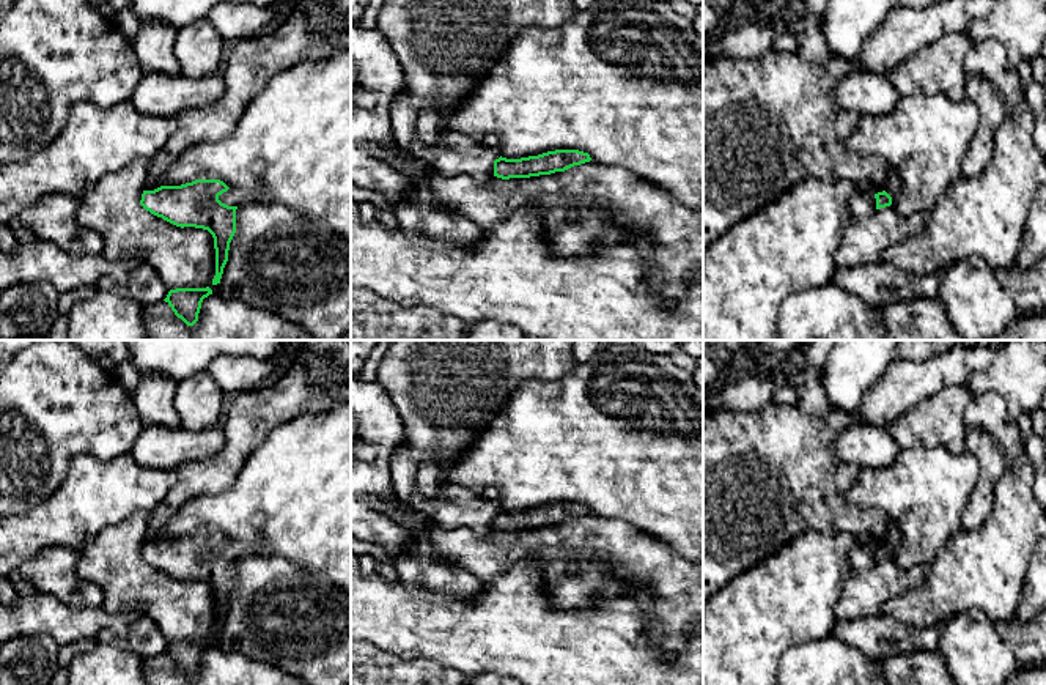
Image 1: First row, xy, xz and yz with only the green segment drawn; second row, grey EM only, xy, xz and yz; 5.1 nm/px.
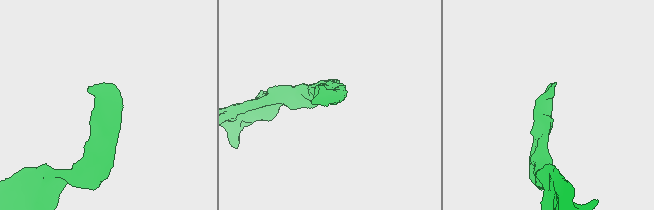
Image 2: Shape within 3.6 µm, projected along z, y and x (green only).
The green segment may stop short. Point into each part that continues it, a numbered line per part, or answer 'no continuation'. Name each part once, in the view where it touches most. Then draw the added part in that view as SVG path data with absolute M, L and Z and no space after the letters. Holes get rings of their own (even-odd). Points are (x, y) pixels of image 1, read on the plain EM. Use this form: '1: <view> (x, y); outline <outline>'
1: xy (318, 380); outline M300 340L296 359L275 383L228 398L220 422L225 436L222 450L175 469L176 483L149 512L145 543L157 542L186 502L231 488L247 458L274 428L302 414L327 413L344 403L351 403L351 340Z

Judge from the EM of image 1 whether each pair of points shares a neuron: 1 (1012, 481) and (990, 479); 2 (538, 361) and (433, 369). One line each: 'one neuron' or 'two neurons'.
1: two neurons
2: one neuron

